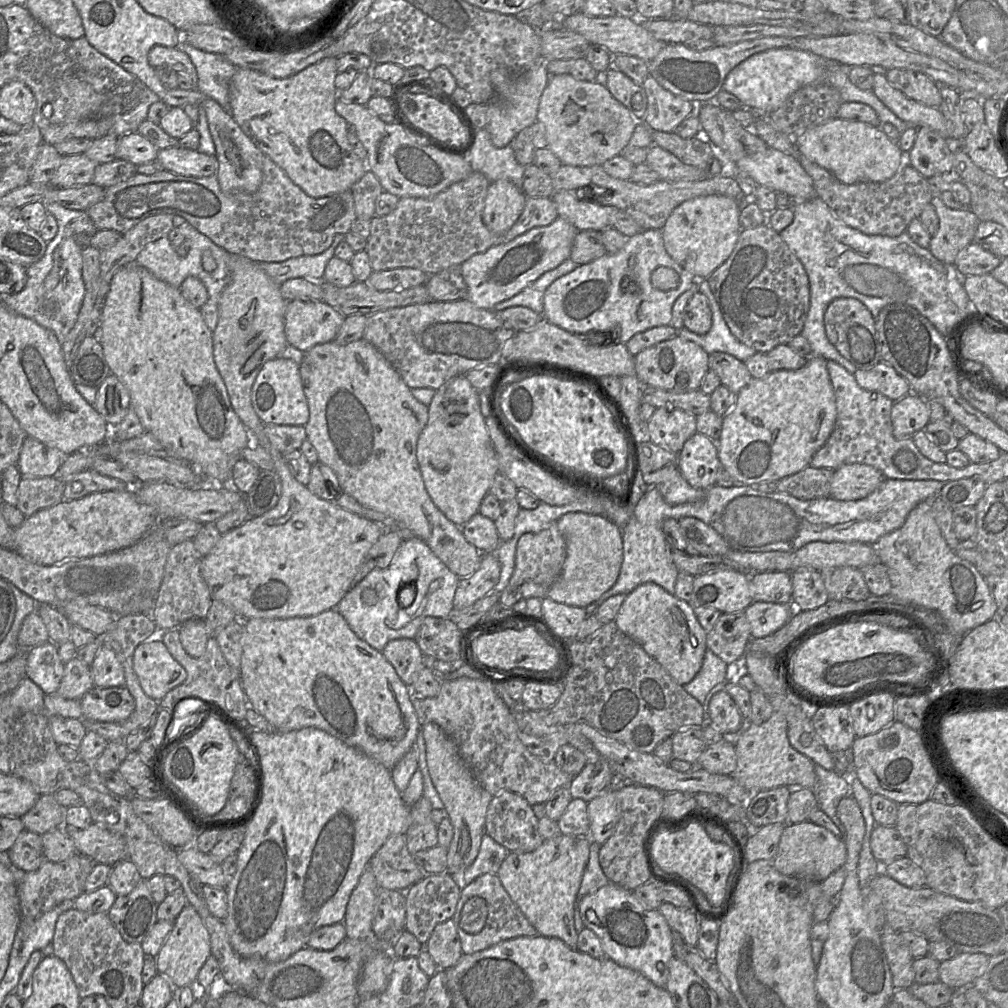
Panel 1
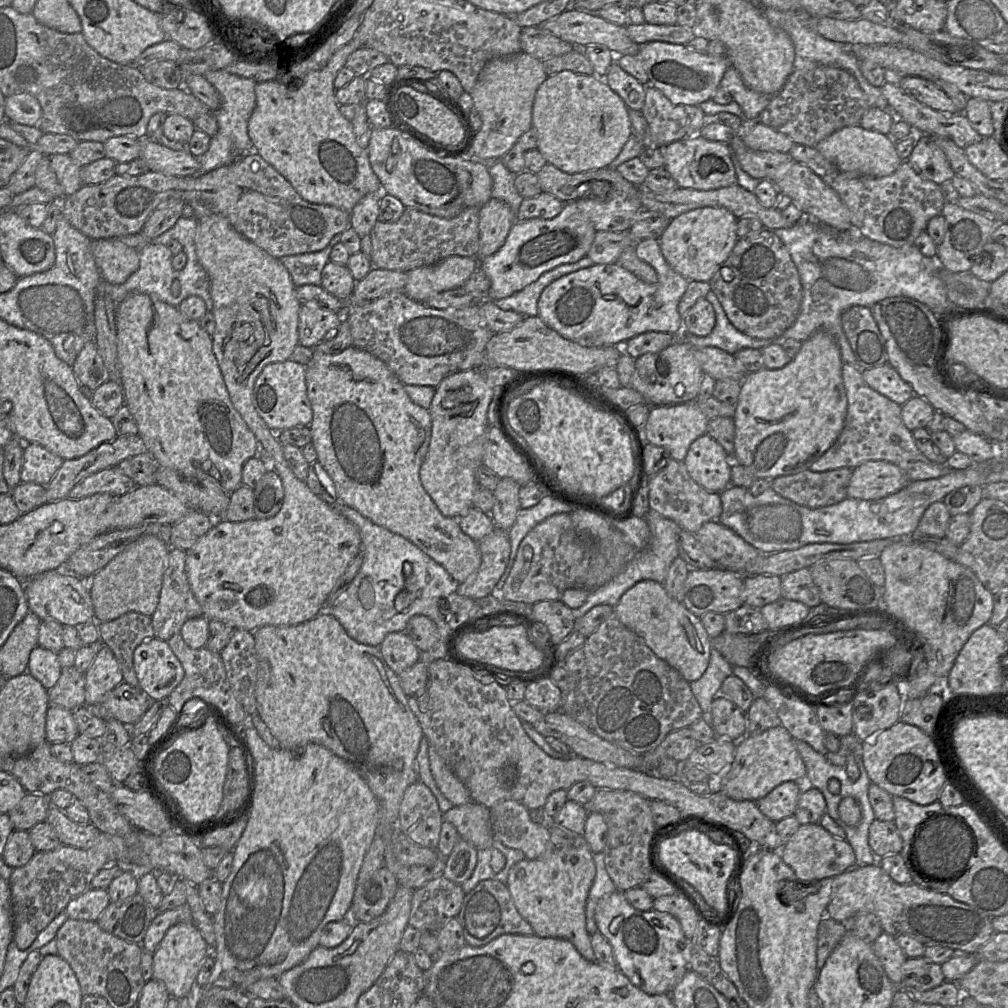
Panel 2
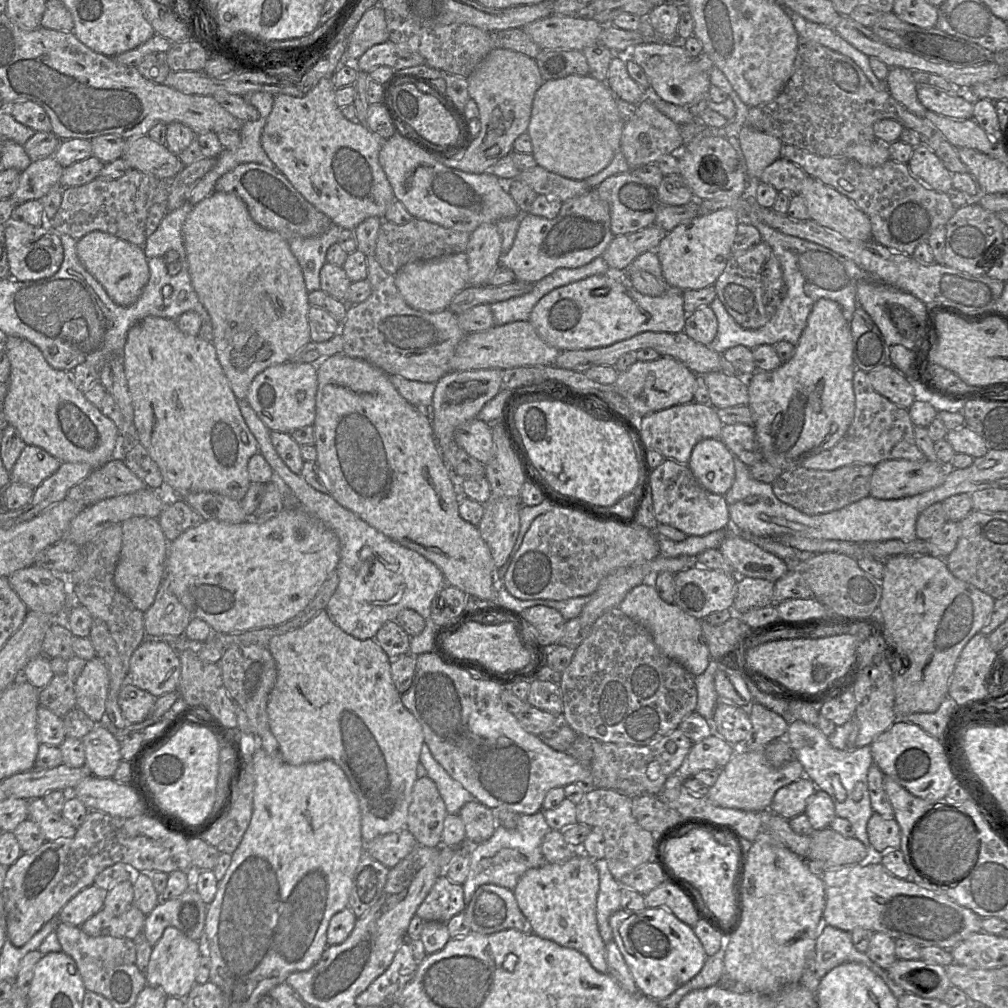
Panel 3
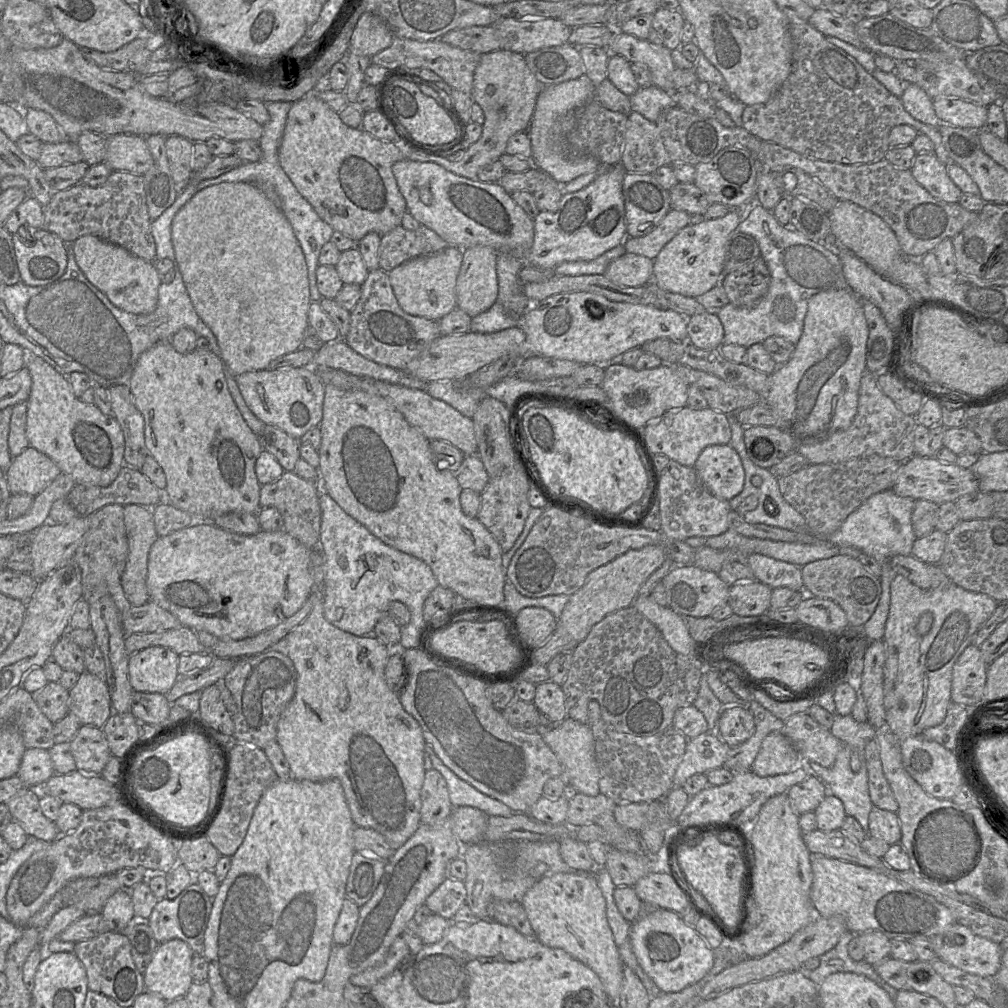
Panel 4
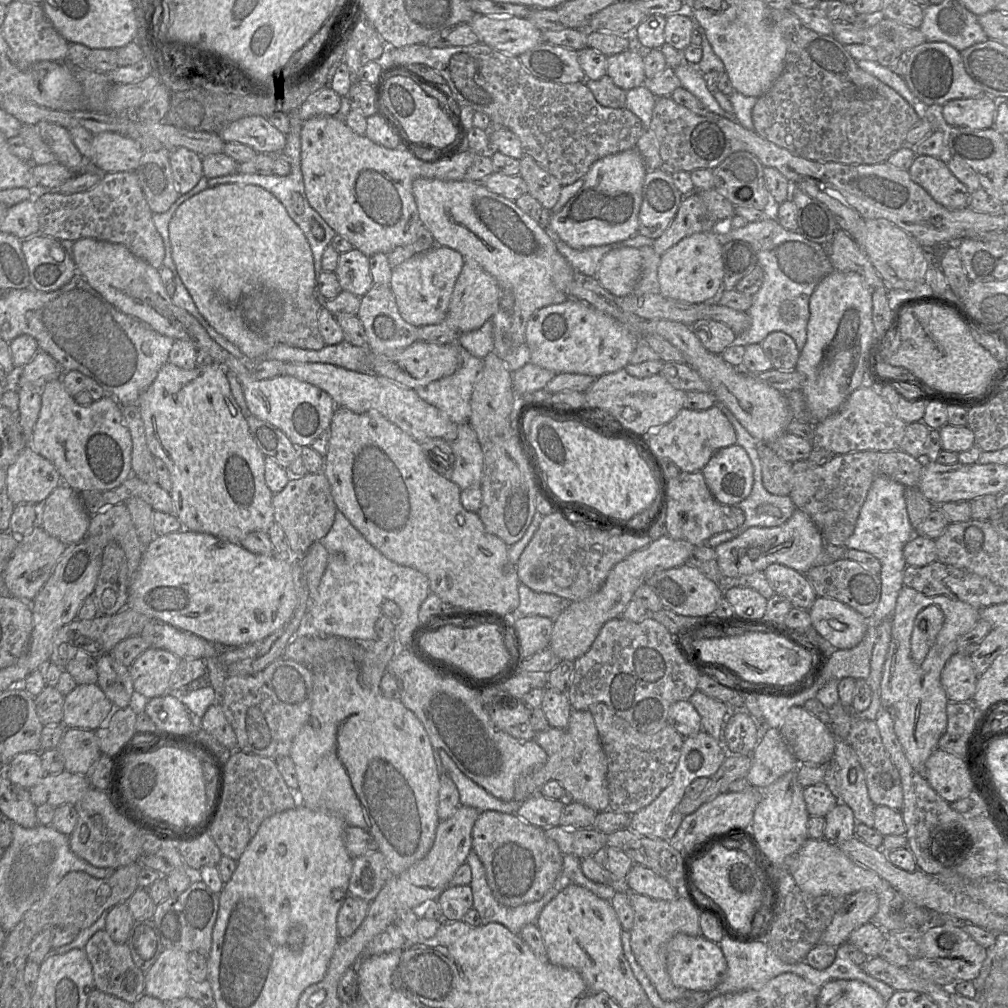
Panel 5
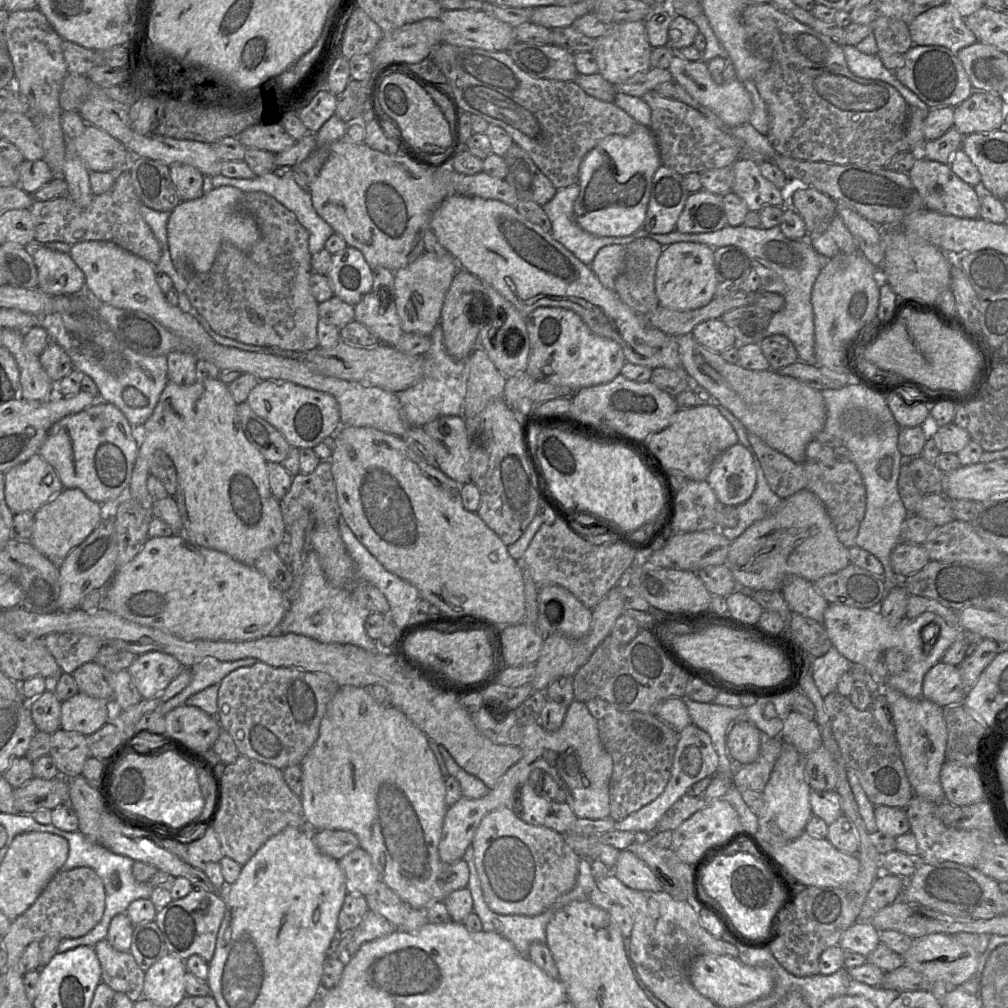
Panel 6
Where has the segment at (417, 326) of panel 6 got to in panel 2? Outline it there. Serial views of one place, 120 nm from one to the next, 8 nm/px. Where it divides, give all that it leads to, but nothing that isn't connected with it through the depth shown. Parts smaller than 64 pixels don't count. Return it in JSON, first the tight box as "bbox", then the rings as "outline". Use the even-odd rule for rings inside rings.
{"bbox":[404,256,479,302],"outline":[[[451,256],[433,265],[415,268],[407,272],[404,293],[418,302],[447,290],[462,287],[479,268],[475,257]]]}

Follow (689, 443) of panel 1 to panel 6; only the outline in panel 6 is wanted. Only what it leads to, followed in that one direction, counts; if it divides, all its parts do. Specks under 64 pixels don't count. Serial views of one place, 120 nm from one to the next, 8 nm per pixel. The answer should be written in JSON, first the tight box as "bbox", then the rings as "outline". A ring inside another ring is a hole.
{"bbox":[707,443,757,506],"outline":[[[740,443],[726,449],[713,463],[707,482],[719,502],[730,506],[745,503],[752,496],[757,482],[750,452]]]}

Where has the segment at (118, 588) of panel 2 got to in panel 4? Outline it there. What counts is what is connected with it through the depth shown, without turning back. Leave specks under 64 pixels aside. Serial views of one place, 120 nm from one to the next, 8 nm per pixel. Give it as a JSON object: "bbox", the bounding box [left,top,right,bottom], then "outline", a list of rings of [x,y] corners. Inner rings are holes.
{"bbox":[121,504,159,606],"outline":[[[138,504],[124,505],[124,524],[129,552],[121,585],[132,606],[144,605],[150,600],[146,585],[148,555],[152,544],[159,537],[152,508]]]}

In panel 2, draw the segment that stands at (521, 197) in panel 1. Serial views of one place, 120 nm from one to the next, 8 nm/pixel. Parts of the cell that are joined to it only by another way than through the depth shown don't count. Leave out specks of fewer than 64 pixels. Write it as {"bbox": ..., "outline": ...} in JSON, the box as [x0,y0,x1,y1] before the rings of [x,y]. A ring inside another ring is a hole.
{"bbox":[476,197,516,259],"outline":[[[491,197],[479,209],[479,249],[476,259],[483,259],[497,252],[505,243],[516,214],[503,201]]]}

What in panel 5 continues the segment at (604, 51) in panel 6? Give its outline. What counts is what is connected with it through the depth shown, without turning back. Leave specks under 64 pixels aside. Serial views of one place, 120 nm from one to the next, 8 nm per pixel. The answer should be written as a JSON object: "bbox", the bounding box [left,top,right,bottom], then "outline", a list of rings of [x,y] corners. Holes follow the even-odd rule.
{"bbox":[607,40,646,91],"outline":[[[633,40],[629,49],[607,57],[607,75],[616,86],[628,91],[643,85],[646,79],[644,53]]]}

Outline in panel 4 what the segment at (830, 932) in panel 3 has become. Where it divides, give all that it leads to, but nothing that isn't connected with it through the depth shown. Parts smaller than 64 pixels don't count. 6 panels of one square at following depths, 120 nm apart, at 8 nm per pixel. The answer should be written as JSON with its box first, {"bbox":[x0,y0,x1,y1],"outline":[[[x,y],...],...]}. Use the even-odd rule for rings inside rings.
{"bbox":[798,931,898,1000],"outline":[[[846,931],[840,937],[837,945],[821,955],[820,965],[815,970],[806,970],[801,967],[798,971],[812,980],[818,986],[831,974],[838,972],[852,972],[864,975],[883,988],[894,1000],[898,990],[886,983],[876,972],[874,965],[865,960],[855,961],[848,953],[848,944],[856,934]]]}

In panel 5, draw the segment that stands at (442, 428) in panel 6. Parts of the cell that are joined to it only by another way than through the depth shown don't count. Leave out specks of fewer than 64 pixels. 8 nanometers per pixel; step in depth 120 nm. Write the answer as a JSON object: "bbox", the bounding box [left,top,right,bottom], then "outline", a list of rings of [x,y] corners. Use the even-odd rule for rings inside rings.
{"bbox":[450,424,484,490],"outline":[[[458,424],[457,438],[450,443],[455,455],[450,480],[461,490],[481,487],[484,456],[475,431],[470,424]]]}

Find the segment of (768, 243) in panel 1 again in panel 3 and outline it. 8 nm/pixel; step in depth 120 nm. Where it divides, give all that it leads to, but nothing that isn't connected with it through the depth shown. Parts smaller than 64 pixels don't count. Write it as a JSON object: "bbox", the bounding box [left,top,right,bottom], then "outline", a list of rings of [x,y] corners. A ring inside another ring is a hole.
{"bbox":[714,241,785,329],"outline":[[[764,241],[748,250],[732,254],[714,287],[727,312],[746,329],[758,329],[767,324],[785,295],[780,262]]]}

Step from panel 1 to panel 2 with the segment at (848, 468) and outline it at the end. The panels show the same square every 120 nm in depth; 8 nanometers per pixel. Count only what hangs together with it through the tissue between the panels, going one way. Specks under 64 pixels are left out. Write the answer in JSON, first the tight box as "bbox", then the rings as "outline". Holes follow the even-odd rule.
{"bbox":[847,461,909,500],"outline":[[[866,461],[853,469],[847,498],[878,500],[900,491],[909,482],[901,469],[888,461]]]}

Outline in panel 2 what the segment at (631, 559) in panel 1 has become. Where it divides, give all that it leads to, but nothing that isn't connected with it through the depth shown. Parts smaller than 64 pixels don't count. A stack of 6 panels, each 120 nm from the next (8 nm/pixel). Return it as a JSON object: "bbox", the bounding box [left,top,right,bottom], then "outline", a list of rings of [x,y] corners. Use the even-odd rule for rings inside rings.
{"bbox":[573,509,682,619],"outline":[[[652,509],[645,516],[645,520],[650,529],[650,540],[647,547],[639,550],[626,567],[610,582],[594,591],[590,591],[585,603],[581,607],[573,609],[573,615],[576,619],[584,616],[590,609],[597,605],[607,604],[615,607],[623,594],[642,580],[654,580],[663,584],[672,562],[679,556],[678,538],[682,529],[673,520],[662,516]]]}

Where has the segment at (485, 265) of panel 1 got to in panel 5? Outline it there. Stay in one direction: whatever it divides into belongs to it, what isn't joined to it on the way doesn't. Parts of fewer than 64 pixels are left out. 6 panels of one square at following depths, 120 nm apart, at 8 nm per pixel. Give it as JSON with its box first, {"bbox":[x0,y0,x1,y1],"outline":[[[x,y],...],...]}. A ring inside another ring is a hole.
{"bbox":[545,148,646,249],"outline":[[[636,148],[597,160],[584,176],[580,190],[560,211],[551,215],[545,229],[574,249],[616,243],[638,234],[638,215],[646,174],[643,158]]]}

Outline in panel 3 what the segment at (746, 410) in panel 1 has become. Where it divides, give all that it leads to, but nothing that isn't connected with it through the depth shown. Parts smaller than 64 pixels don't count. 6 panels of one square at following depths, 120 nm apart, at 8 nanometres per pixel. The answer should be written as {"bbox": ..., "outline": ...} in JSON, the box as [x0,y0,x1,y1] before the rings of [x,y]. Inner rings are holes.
{"bbox":[747,298,855,471],"outline":[[[821,298],[813,305],[792,357],[772,371],[755,371],[747,378],[748,406],[753,413],[753,426],[763,460],[786,471],[801,466],[807,457],[835,446],[844,437],[854,419],[855,370],[850,323],[837,302]]]}

